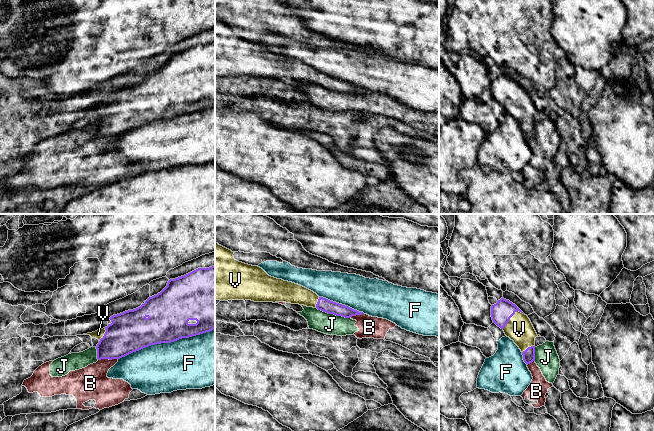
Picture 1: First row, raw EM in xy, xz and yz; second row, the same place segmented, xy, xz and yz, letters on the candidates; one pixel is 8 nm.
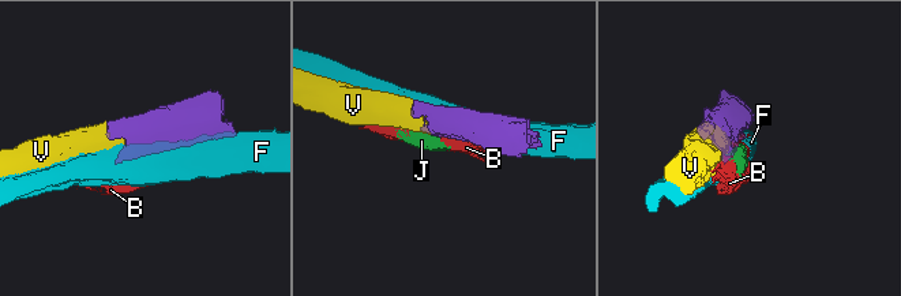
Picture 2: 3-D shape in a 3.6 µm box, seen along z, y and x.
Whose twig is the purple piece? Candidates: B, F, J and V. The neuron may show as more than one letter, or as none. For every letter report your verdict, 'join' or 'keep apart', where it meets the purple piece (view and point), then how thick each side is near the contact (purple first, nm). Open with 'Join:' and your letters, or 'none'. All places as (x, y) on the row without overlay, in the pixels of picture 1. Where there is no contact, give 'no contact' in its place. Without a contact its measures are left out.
Join: V
B: keep apart; contact xy (107, 134); calibres 300 and 280 nm
F: keep apart; contact xy (166, 118); calibres 340 and 420 nm
J: keep apart; contact xz (333, 89); calibres 110 and 170 nm
V: join; contact yz (512, 91); calibres 170 and 200 nm

